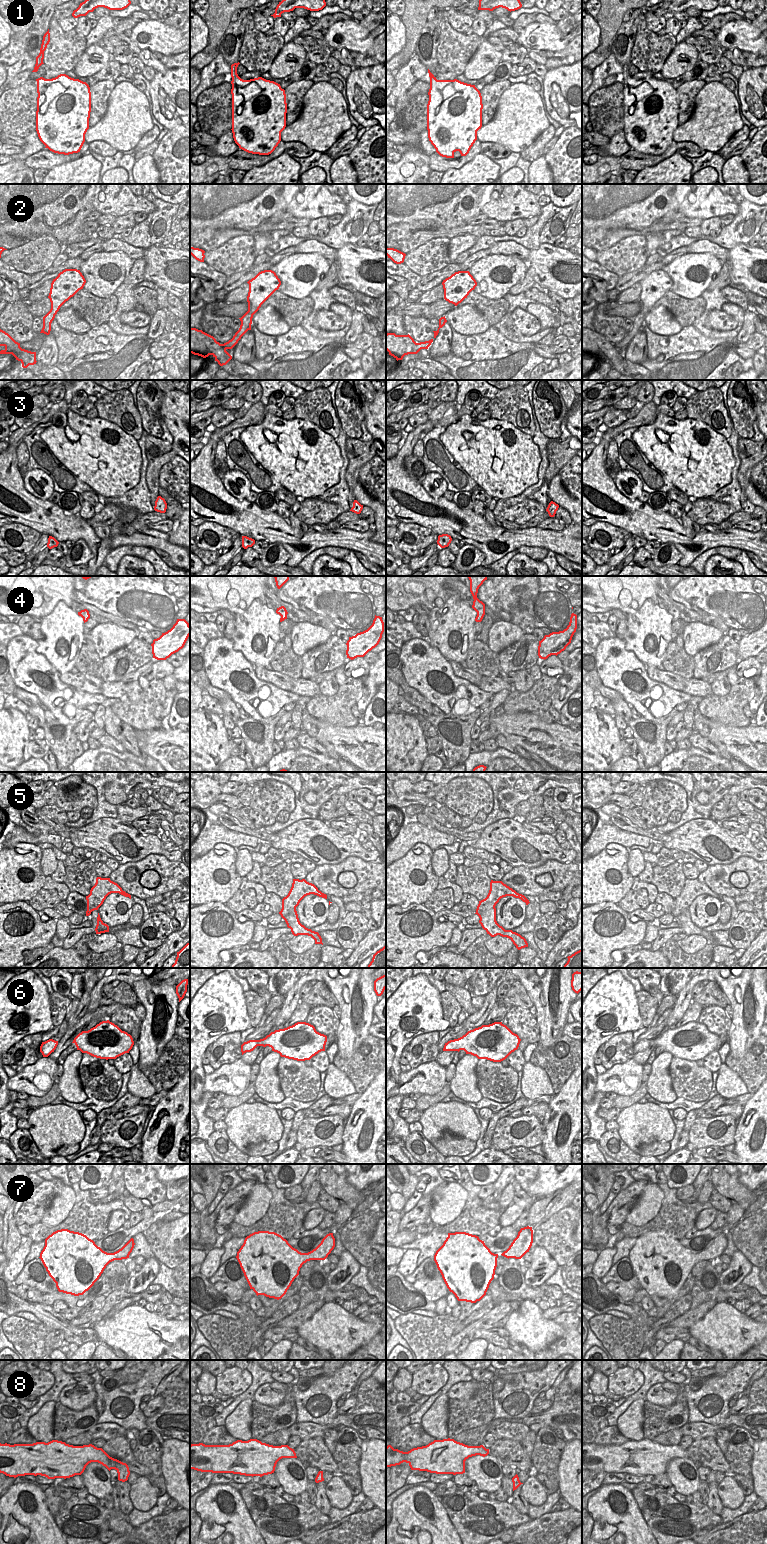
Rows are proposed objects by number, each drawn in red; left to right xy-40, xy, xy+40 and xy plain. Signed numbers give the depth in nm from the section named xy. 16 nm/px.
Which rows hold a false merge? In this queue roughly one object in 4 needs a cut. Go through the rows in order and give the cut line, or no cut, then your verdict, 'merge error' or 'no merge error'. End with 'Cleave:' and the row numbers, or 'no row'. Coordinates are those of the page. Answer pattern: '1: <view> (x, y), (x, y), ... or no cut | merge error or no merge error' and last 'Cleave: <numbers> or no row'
1: no cut | no merge error
2: xy (235, 333), (239, 339) | merge error
3: no cut | no merge error
4: no cut | no merge error
5: xy (309, 929), (304, 934) | merge error
6: no cut | no merge error
7: no cut | no merge error
8: no cut | no merge error
Cleave: 2, 5

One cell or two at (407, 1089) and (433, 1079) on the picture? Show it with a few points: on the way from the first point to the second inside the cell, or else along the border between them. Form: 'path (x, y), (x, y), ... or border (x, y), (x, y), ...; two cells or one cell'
path (413, 1083), (416, 1080), (427, 1079); one cell

